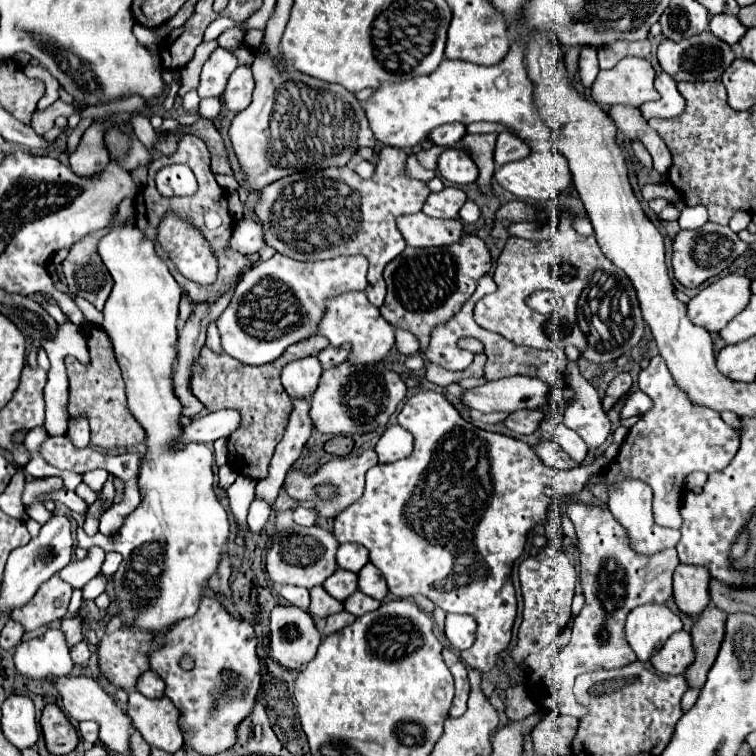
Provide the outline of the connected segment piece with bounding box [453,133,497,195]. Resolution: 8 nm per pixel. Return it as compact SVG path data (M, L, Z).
M481 133L481 135L465 135L453 149L463 149L475 161L479 169L477 187L483 195L493 195L493 149L495 149L497 133Z

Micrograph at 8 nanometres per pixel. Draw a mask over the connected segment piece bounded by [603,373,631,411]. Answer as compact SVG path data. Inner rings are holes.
M619 373L607 387L607 393L605 393L605 399L603 399L603 407L605 411L609 411L613 407L613 403L623 397L631 387L631 375L629 373Z

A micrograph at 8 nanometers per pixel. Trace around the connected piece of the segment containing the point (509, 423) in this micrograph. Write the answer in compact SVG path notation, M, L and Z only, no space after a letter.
M521 409L511 413L503 423L507 429L519 433L519 435L531 435L539 423L543 419L543 411L541 409Z

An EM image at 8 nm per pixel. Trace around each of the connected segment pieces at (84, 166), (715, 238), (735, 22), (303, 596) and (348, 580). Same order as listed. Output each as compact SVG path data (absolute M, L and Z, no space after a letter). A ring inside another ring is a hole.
M105 117L97 119L83 135L79 147L75 153L69 155L69 163L71 169L77 177L95 177L97 173L101 173L107 163L109 163L109 155L105 155L105 147L103 147L103 135L105 135Z
M705 223L699 229L693 231L679 231L679 235L673 241L673 273L675 279L683 287L699 287L709 277L719 275L723 269L727 269L739 255L743 255L747 249L747 243L739 239L737 233L733 233L729 227Z
M721 13L721 15L713 15L709 29L713 35L717 35L721 41L735 45L743 35L745 35L745 27L741 25L741 21L737 19L737 15L729 15L729 13Z
M283 585L279 587L279 595L283 597L283 601L287 601L289 605L295 605L303 611L309 609L309 589L305 587L297 587L297 585Z
M337 569L325 583L323 583L325 591L329 595L333 595L335 599L339 601L345 601L351 593L357 591L357 575L351 573L351 571L343 571L343 569Z

